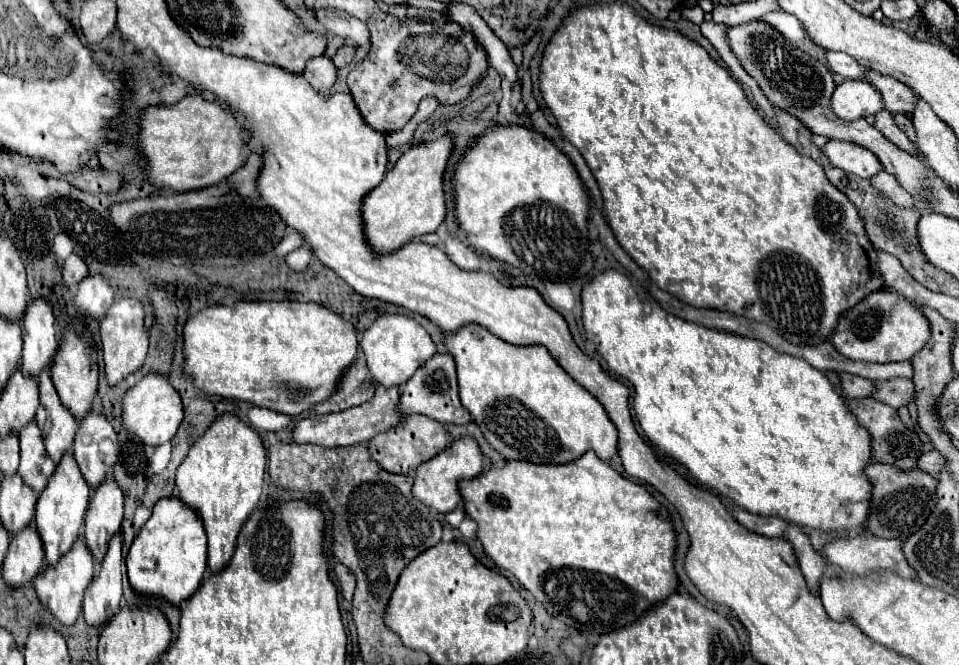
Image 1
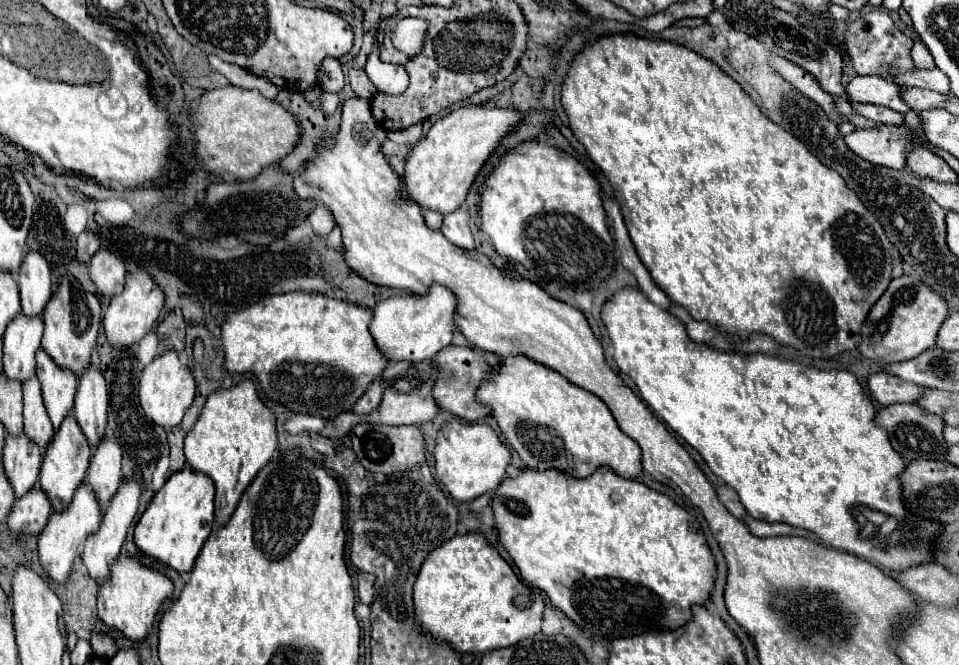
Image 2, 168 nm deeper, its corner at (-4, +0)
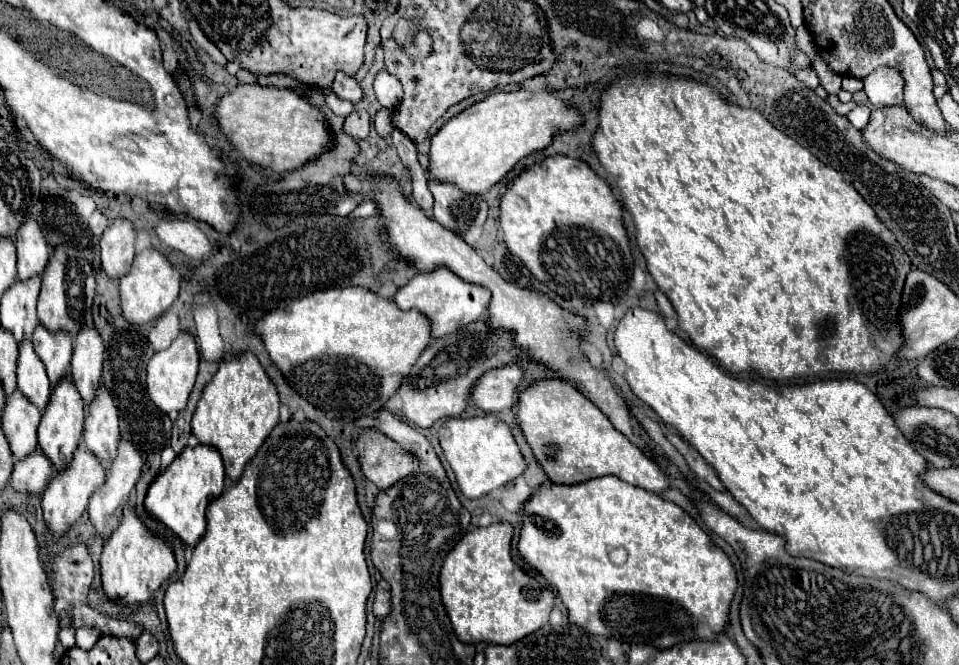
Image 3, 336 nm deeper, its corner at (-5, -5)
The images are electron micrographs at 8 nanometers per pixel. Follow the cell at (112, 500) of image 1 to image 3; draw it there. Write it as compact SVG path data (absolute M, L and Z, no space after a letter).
M100 383L96 397L88 405L82 439L88 445L88 449L104 463L104 467L108 467L114 461L116 445L120 439L118 409L104 383Z

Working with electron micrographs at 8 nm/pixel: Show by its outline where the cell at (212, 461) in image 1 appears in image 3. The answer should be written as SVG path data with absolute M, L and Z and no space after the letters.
M240 351L226 357L212 375L212 381L204 387L192 417L192 431L198 437L198 443L214 445L220 451L230 481L240 477L246 461L252 459L252 453L260 449L264 437L268 437L272 425L276 425L278 405L276 385L252 351Z

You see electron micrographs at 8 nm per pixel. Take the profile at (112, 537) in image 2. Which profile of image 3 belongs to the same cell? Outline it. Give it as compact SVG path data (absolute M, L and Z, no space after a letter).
M120 439L116 459L114 459L112 465L108 467L104 485L98 487L98 489L92 493L92 499L90 499L90 505L88 505L90 519L92 519L94 527L96 527L96 531L102 533L104 537L108 537L108 535L112 533L112 529L118 525L120 513L122 513L124 505L130 501L130 493L132 493L132 489L136 487L136 483L138 483L138 479L140 479L140 469L142 469L142 457L140 457L138 449L134 447L132 441Z

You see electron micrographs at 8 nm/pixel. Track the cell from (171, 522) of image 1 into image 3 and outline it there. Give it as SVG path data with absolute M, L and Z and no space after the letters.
M184 447L182 453L150 483L146 495L146 511L158 519L166 531L178 535L186 545L194 545L204 535L208 503L224 491L224 477L224 461L216 447Z

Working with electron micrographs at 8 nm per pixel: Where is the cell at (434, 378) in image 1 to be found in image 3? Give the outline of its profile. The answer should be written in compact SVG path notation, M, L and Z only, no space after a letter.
M508 365L484 373L484 377L472 389L472 403L490 413L510 409L516 401L522 375L524 371L518 365Z

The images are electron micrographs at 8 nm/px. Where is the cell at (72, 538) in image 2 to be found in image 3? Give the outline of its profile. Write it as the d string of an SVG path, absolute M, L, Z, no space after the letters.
M84 443L78 445L80 449L74 451L74 457L72 461L64 467L64 471L56 473L46 489L44 489L44 497L42 497L42 509L44 509L44 519L48 523L48 529L52 533L52 539L54 541L60 541L64 531L82 517L82 513L86 511L88 507L88 501L90 501L90 495L94 493L96 487L100 487L104 483L104 477L106 477L106 471L100 463L100 459L96 459L88 447Z

